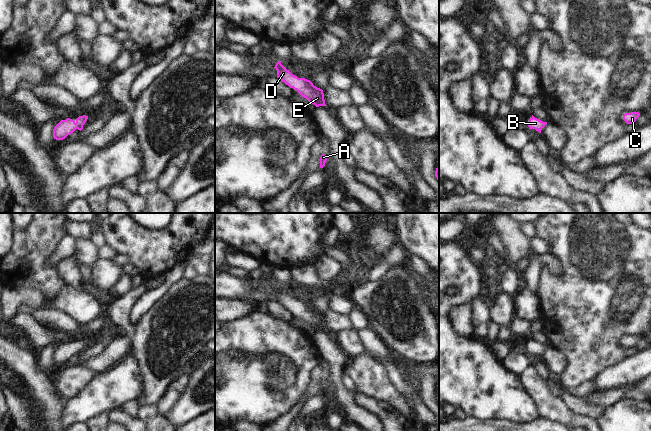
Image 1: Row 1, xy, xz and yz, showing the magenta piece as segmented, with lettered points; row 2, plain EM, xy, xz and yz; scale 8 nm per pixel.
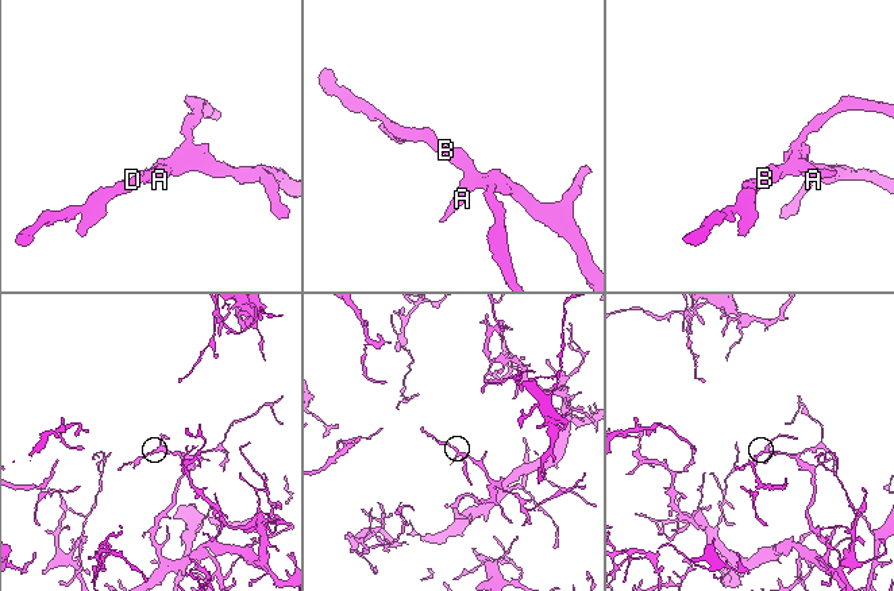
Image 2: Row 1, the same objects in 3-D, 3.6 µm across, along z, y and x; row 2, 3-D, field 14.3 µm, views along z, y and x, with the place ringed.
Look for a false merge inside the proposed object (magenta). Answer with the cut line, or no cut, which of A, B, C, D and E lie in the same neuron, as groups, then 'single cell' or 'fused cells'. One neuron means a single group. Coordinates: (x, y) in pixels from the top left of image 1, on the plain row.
cut none; groups A B C D E; single cell

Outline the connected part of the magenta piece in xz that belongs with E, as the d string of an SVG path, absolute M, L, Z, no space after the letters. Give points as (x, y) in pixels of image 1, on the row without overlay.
M281 285L277 286L274 292L277 294L277 302L290 312L297 314L310 327L316 331L326 330L323 314L314 310L310 304L293 299L281 288Z

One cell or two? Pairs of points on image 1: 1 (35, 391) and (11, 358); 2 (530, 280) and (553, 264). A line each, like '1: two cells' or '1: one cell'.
1: one cell
2: one cell

